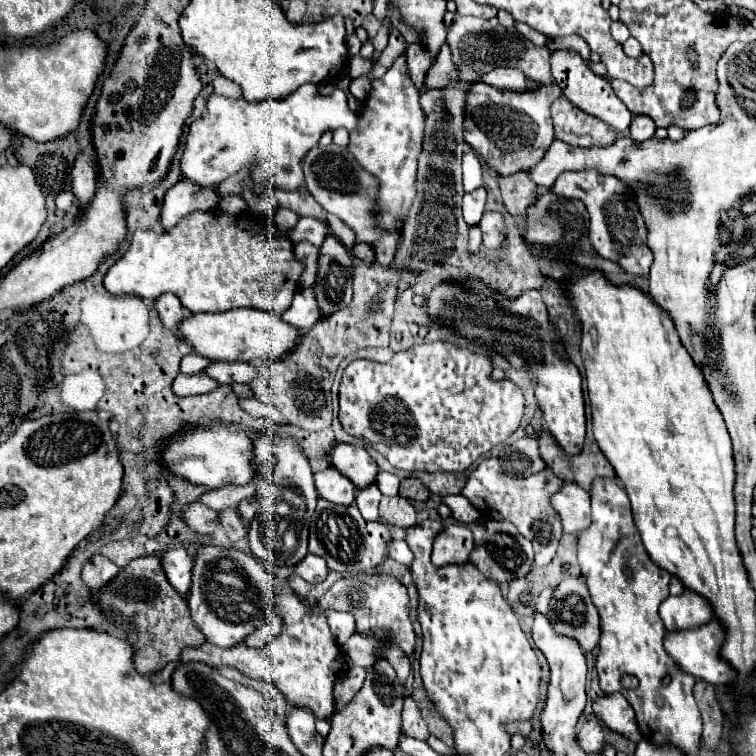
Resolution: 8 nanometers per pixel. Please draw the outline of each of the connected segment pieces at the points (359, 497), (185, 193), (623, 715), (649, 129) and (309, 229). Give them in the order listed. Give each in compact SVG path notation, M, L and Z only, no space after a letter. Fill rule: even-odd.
M376 483L364 487L364 489L358 489L356 493L356 505L362 513L362 517L370 519L370 521L376 521L378 519L378 501L380 501L382 493L378 489Z
M186 179L178 181L168 189L160 213L160 221L164 231L170 231L176 223L188 217L194 211L212 211L218 205L216 191L198 189L198 185L190 185Z
M606 695L606 697L598 697L594 701L594 715L610 729L626 735L632 741L640 741L642 735L636 727L636 719L634 719L634 709L630 707L630 703L622 697L622 695Z
M634 115L632 123L630 123L630 137L634 141L648 141L654 137L654 121L646 115Z
M302 217L298 221L298 225L294 229L290 229L290 233L288 233L288 237L294 245L298 245L300 241L308 241L314 247L320 247L326 235L328 235L328 229L322 227L322 223L318 223L316 219L310 219L310 217Z

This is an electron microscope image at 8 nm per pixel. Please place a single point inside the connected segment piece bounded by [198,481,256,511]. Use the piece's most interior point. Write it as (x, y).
(230, 496)

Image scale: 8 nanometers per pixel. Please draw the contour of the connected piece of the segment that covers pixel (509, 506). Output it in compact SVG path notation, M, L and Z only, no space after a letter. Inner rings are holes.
M486 459L470 473L462 495L480 511L482 517L510 521L526 539L534 543L534 565L542 567L552 561L558 541L562 537L562 525L558 521L558 515L550 507L550 493L556 493L558 485L562 485L562 479L558 479L550 469L544 469L542 473L524 479L516 479L502 473L498 459Z

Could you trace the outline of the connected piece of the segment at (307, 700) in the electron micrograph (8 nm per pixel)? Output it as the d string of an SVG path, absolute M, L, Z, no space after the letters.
M268 565L268 571L276 581L276 599L272 607L284 621L284 629L282 629L282 635L278 635L278 641L272 641L266 649L252 649L252 647L246 647L246 643L220 649L206 641L200 647L184 649L180 661L206 663L210 667L234 667L242 671L246 677L264 679L278 689L284 687L282 693L292 705L306 707L316 717L330 717L330 713L334 713L332 687L334 687L334 681L340 677L340 673L344 675L346 663L342 661L338 653L338 645L334 637L330 637L326 619L314 615L314 611L308 609L308 603L302 601L284 579L276 579L276 567Z

